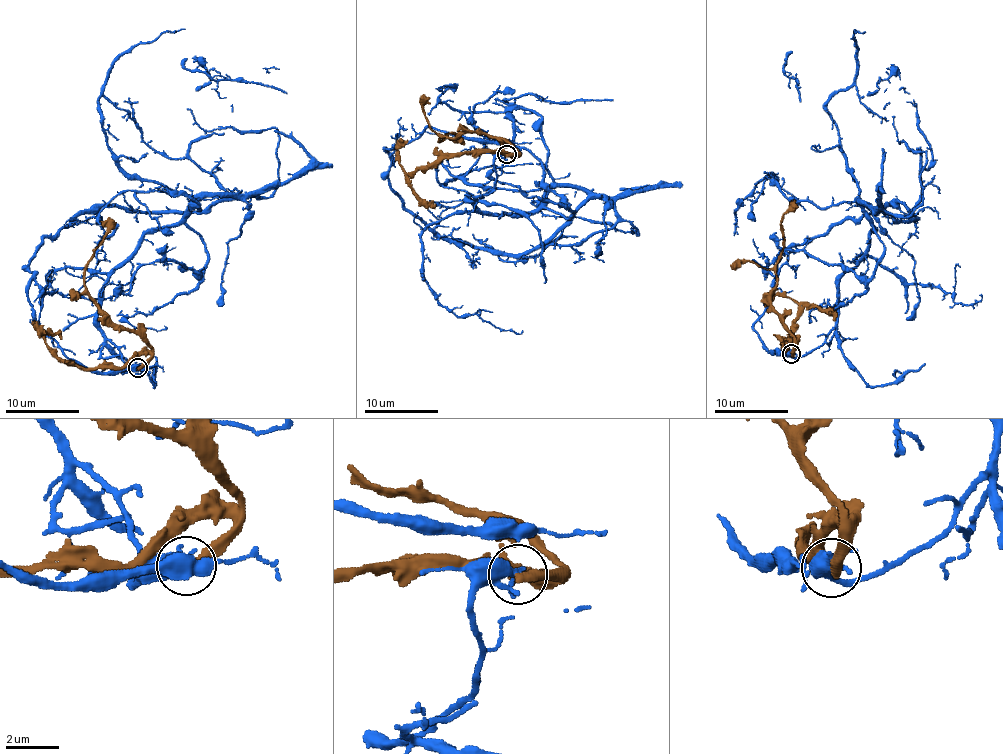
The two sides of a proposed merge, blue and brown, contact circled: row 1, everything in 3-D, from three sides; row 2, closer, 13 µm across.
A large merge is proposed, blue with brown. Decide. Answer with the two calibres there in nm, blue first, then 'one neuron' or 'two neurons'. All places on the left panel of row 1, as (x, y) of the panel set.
280/400 nm | two neurons

